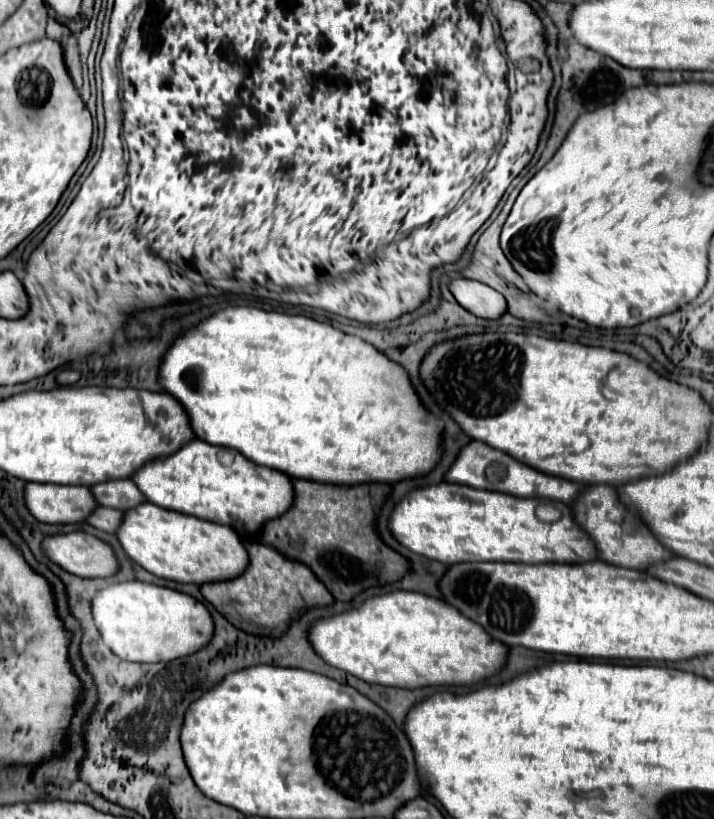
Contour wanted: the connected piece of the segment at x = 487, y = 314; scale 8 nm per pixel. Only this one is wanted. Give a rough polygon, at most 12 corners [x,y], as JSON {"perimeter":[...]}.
{"perimeter":[[451,279],[457,303],[483,319],[507,311],[501,293],[471,279]]}

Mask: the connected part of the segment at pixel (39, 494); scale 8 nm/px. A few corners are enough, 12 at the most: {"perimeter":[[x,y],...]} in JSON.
{"perimeter":[[27,483],[41,523],[79,523],[97,507],[89,487]]}

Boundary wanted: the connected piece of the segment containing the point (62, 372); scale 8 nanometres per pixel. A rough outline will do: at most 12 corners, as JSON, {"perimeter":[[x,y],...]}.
{"perimeter":[[59,369],[59,385],[75,385],[81,379],[77,369]]}

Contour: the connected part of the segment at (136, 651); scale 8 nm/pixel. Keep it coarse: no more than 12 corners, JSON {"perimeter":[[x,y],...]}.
{"perimeter":[[145,581],[91,601],[123,661],[159,663],[209,643],[203,603]]}

